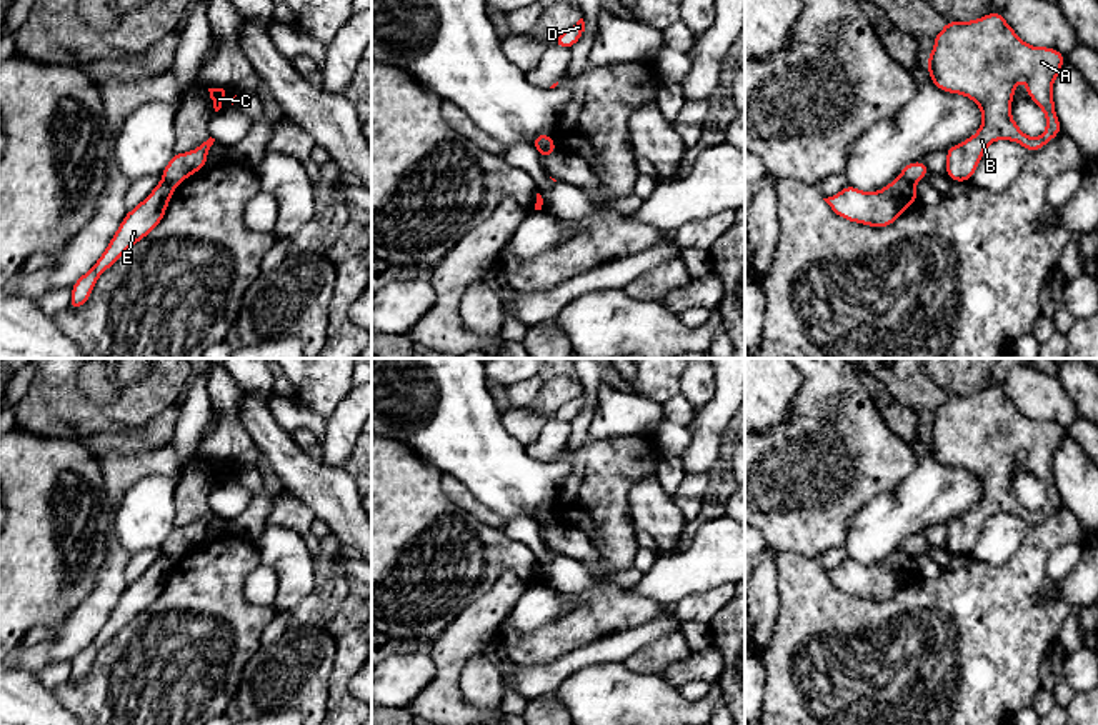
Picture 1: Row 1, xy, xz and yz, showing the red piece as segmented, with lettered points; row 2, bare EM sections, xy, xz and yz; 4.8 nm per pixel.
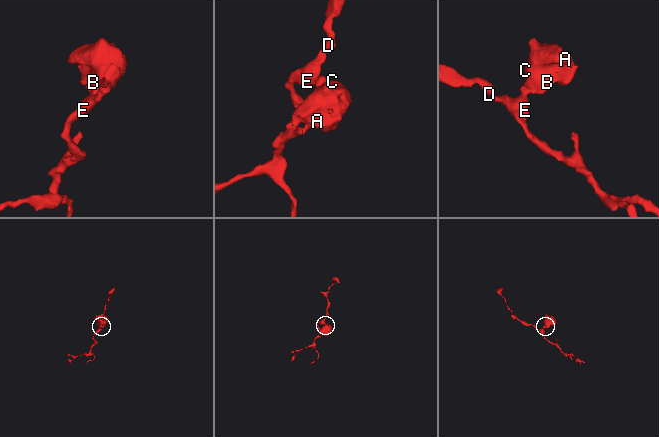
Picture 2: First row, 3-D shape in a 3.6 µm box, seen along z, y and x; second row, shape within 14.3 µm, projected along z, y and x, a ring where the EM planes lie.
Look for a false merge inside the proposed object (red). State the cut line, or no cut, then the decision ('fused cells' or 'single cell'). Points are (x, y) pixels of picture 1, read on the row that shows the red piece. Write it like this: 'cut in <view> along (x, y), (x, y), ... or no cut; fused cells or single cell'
cut in yz along (900, 177), (912, 184); fused cells

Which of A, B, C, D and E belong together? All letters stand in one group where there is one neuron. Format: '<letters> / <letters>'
A B C / D E

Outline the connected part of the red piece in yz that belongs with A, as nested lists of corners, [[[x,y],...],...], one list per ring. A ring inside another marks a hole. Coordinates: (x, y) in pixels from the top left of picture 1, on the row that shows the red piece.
[[[1000,12],[988,13],[971,22],[946,20],[946,27],[935,35],[935,47],[926,62],[930,80],[941,90],[971,98],[983,113],[983,123],[978,132],[961,143],[950,147],[946,153],[946,177],[955,182],[970,182],[985,148],[995,140],[1011,140],[1028,152],[1041,150],[1058,133],[1061,125],[1055,112],[1051,88],[1060,73],[1065,55],[1050,47],[1031,47],[1025,43],[1015,30],[1005,22]],[[1026,82],[1028,97],[1043,110],[1046,130],[1041,137],[1025,135],[1011,118],[1011,100],[1015,83]]]

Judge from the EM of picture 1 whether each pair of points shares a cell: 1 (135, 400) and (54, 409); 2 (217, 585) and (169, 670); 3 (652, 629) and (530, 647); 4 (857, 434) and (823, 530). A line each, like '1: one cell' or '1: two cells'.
1: one cell
2: one cell
3: two cells
4: one cell

